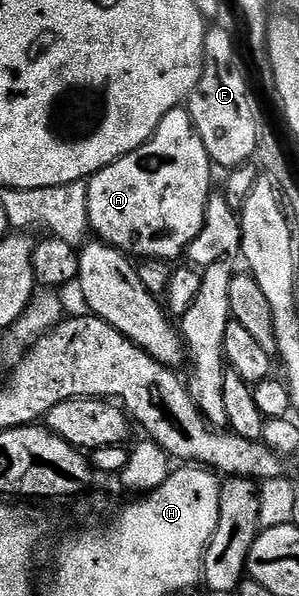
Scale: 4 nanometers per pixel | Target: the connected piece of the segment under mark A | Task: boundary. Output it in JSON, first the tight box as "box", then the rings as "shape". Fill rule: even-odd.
{"box":[86,106,212,261],"shape":[[[185,106],[172,109],[164,121],[160,121],[154,136],[140,145],[140,149],[120,157],[112,165],[90,176],[86,183],[89,230],[94,230],[101,242],[139,260],[178,261],[174,259],[181,255],[183,258],[189,252],[192,241],[196,241],[200,229],[204,229],[204,209],[212,194],[210,170],[212,164],[208,149],[204,149],[204,141],[200,141],[200,133],[196,133],[189,110]]]}

